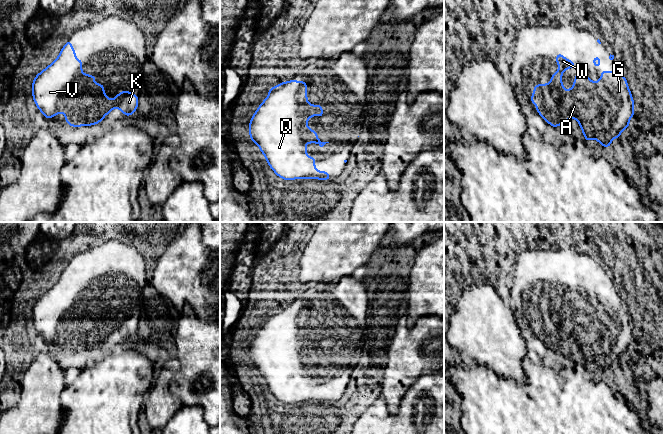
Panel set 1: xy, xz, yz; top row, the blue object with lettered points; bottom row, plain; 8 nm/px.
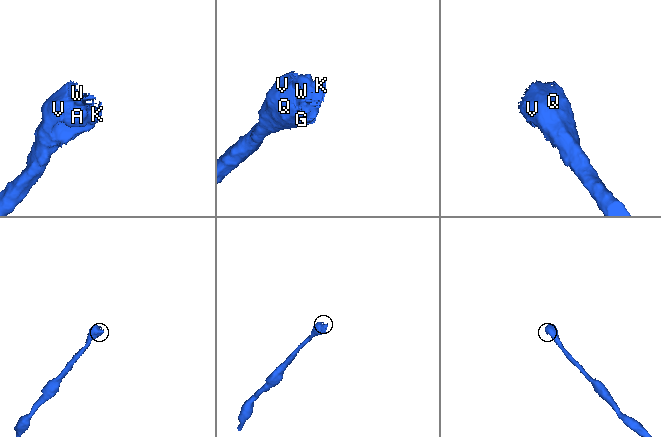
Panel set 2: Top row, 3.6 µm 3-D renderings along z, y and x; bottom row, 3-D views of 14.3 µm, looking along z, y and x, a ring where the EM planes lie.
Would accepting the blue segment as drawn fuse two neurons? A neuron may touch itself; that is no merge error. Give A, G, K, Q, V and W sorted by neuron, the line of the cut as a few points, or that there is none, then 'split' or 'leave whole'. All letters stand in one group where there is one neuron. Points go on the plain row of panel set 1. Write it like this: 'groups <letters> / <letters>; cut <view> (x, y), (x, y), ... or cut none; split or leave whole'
groups A G K Q V W; cut none; leave whole

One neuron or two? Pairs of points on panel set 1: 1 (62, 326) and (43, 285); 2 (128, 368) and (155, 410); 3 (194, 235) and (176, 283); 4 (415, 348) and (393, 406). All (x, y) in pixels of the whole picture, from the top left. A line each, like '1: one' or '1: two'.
1: two
2: two
3: one
4: one

